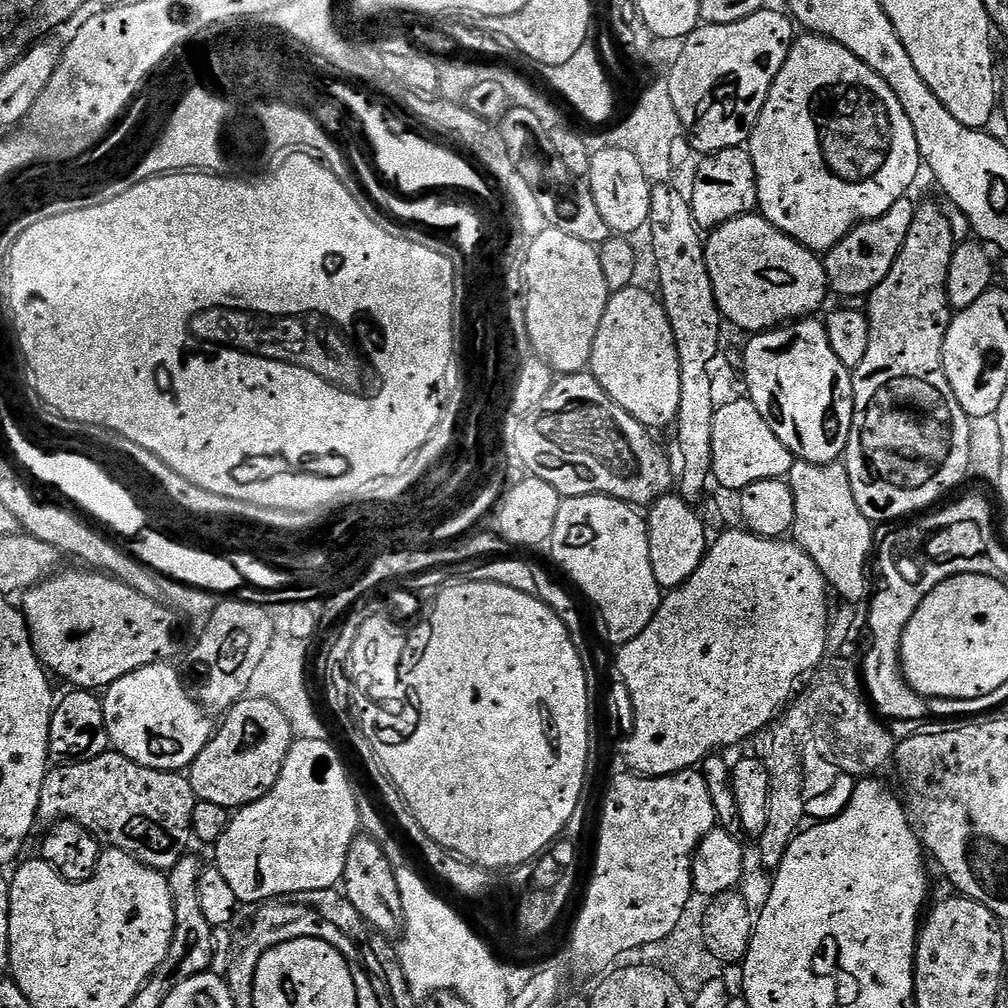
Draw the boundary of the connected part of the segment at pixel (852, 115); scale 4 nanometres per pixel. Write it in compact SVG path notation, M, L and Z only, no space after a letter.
M804 34L801 40L799 37L793 43L782 70L778 70L778 78L774 78L770 86L770 94L762 106L760 117L746 147L754 162L754 174L758 182L759 215L766 217L778 230L782 230L782 234L794 238L799 244L817 254L828 253L835 244L842 242L842 238L846 238L853 228L863 224L865 220L877 220L879 216L886 214L886 210L890 210L894 202L909 195L908 191L911 190L916 175L922 172L918 138L914 138L914 126L910 126L910 118L906 110L902 110L902 102L898 102L894 90L890 90L888 83L878 74L874 74L874 70L870 70L866 62L854 58L850 50L846 50L838 42L815 34Z

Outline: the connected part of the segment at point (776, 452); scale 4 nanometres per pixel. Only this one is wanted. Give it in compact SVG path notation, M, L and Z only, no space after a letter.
M747 398L717 408L710 446L714 448L712 480L729 488L732 494L739 494L754 482L783 480L794 463L791 450L778 442L778 434L766 426L766 418L758 414L758 406Z

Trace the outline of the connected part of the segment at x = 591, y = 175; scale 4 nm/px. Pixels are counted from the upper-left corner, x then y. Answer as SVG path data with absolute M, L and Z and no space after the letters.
M601 147L601 152L597 151L592 157L592 165L586 177L586 183L589 190L594 194L594 202L598 202L598 211L602 213L602 218L606 218L611 231L616 234L633 234L645 227L650 214L650 202L652 201L652 184L646 178L646 174L642 174L642 165L638 162L638 158L634 158L634 154L630 154L630 150L622 150L621 148Z

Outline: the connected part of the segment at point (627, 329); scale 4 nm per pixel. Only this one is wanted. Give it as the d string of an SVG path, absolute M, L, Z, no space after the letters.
M633 286L609 295L606 314L602 314L602 326L598 326L598 334L594 338L590 371L604 387L606 395L618 402L618 406L622 406L622 410L626 410L626 414L634 417L643 428L657 430L667 424L668 427L675 425L680 397L678 350L666 310L653 293L651 296L646 289Z

